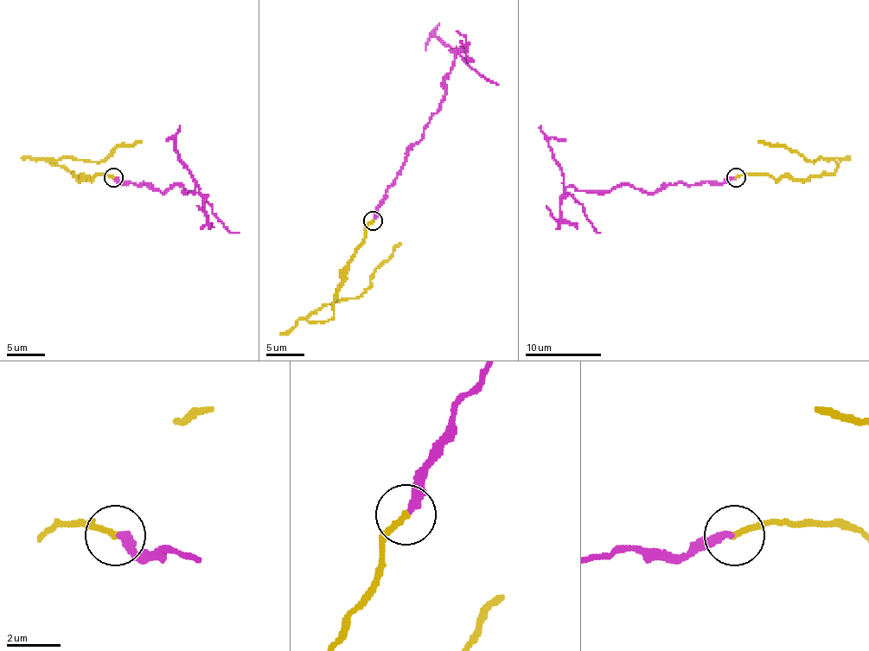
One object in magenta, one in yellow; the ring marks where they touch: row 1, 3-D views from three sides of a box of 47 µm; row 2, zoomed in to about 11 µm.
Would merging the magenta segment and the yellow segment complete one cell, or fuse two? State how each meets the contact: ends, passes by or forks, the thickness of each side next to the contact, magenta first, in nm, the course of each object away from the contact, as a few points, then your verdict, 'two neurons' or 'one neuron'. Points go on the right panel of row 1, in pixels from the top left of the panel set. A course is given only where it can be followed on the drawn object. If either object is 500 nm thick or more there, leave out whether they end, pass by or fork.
magenta ends there; yellow ends there; 320 nm thick on the magenta side, 240 nm on the other; magenta runs (735, 177), (653, 192), (622, 185), (577, 190), (564, 185), (548, 144), (552, 137), (565, 141); yellow runs (735, 177), (768, 173), (777, 181), (831, 175), (837, 169), (833, 160), (808, 162), (787, 149), (758, 141); two neurons

